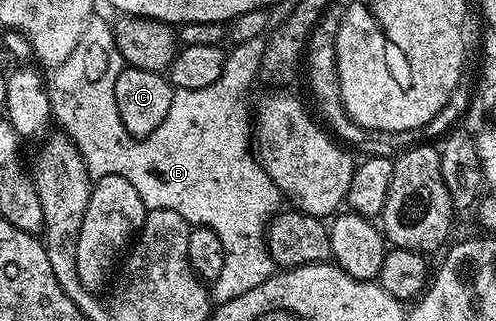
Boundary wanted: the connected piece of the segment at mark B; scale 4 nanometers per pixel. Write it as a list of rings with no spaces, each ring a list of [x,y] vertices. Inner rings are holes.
[[[100,17],[90,19],[87,29],[83,29],[83,37],[79,37],[79,43],[75,45],[75,49],[71,49],[71,57],[67,57],[67,61],[63,61],[52,72],[53,85],[51,83],[49,91],[52,118],[56,126],[58,123],[61,126],[58,128],[77,146],[85,168],[94,180],[112,175],[123,177],[139,193],[149,211],[171,209],[189,224],[210,227],[218,234],[225,256],[222,273],[211,283],[211,299],[217,305],[235,297],[243,297],[247,289],[263,285],[263,281],[275,274],[275,264],[266,247],[266,231],[270,220],[278,214],[283,196],[275,181],[271,181],[271,177],[261,166],[258,156],[249,152],[251,117],[245,113],[245,94],[261,75],[265,40],[266,36],[260,35],[251,37],[251,41],[236,44],[232,48],[234,51],[230,50],[225,56],[219,81],[207,85],[207,89],[191,89],[187,92],[189,107],[181,111],[181,139],[135,139],[131,133],[127,133],[115,105],[115,81],[123,66],[121,54],[115,45],[112,26],[108,22],[105,24]]]

